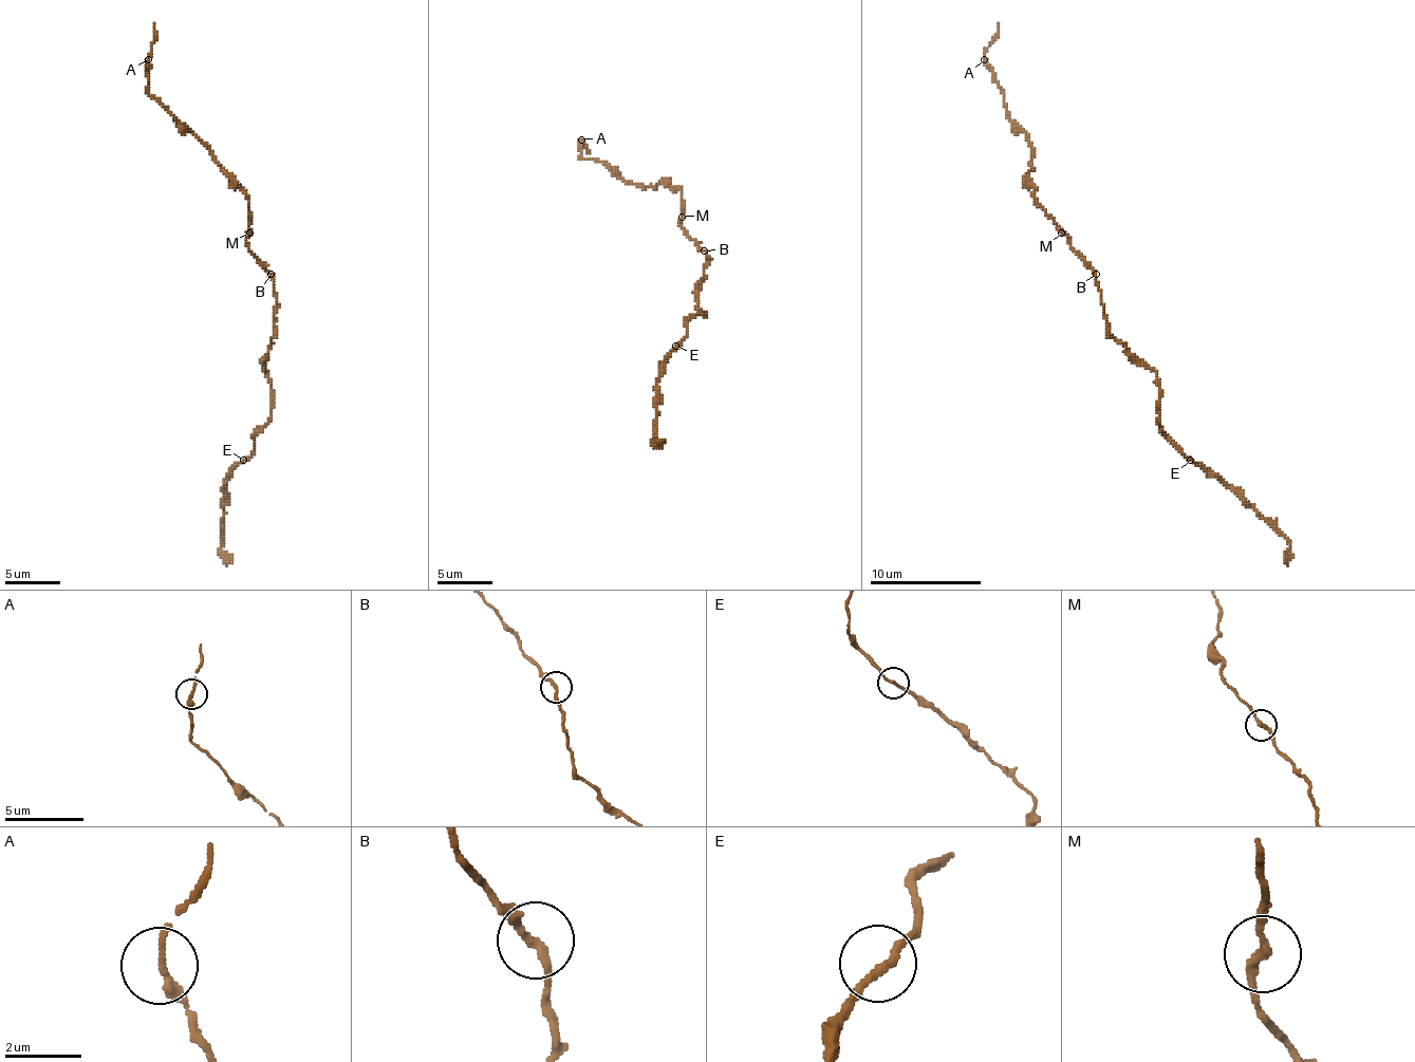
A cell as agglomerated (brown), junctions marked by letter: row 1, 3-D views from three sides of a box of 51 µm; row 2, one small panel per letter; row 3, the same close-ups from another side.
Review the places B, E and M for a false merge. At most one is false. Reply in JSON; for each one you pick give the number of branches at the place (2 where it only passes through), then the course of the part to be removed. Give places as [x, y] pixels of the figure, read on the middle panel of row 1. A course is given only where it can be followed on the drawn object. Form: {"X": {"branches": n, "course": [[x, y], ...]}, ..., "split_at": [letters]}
{"split_at": []}

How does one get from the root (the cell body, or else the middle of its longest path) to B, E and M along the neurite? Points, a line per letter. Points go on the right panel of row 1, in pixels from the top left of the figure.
B: (1101, 298), (1096, 274)
E: (1101, 298), (1110, 332), (1156, 374), (1159, 429), (1190, 460)
M: (1101, 298), (1096, 274), (1062, 231)

